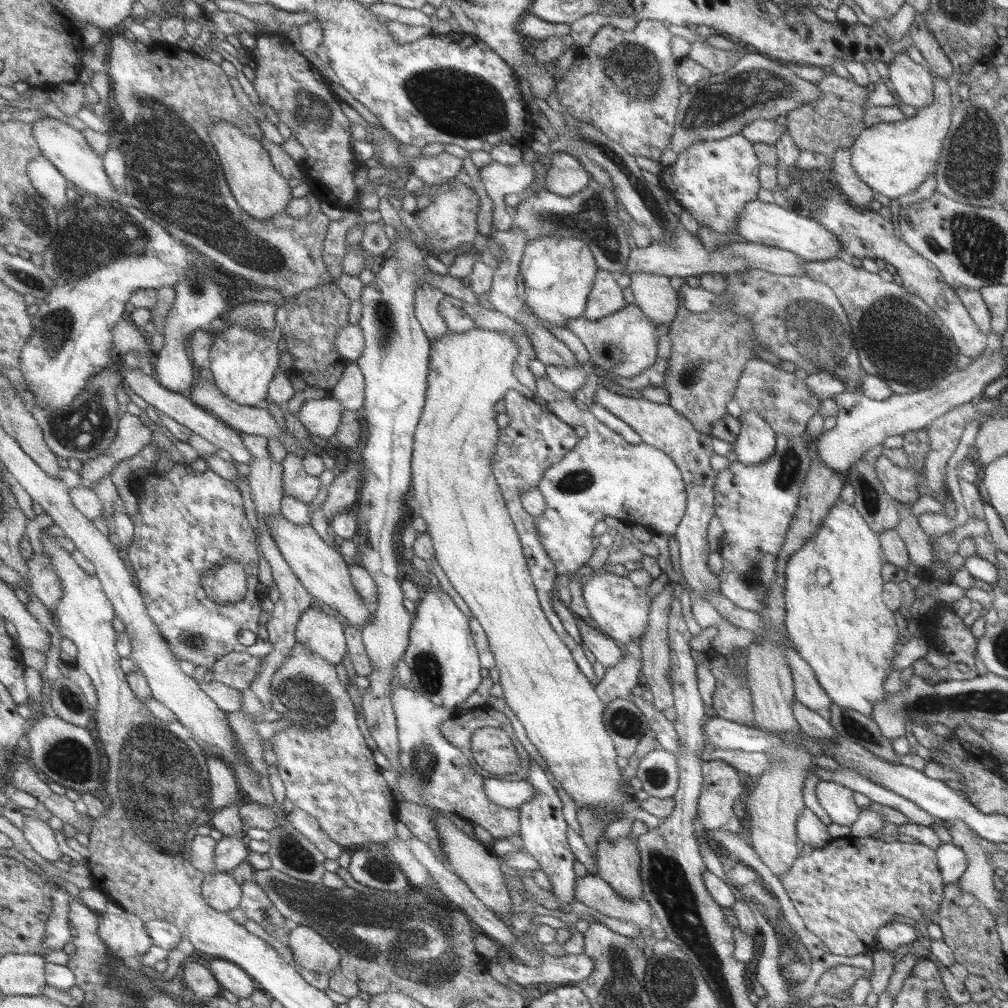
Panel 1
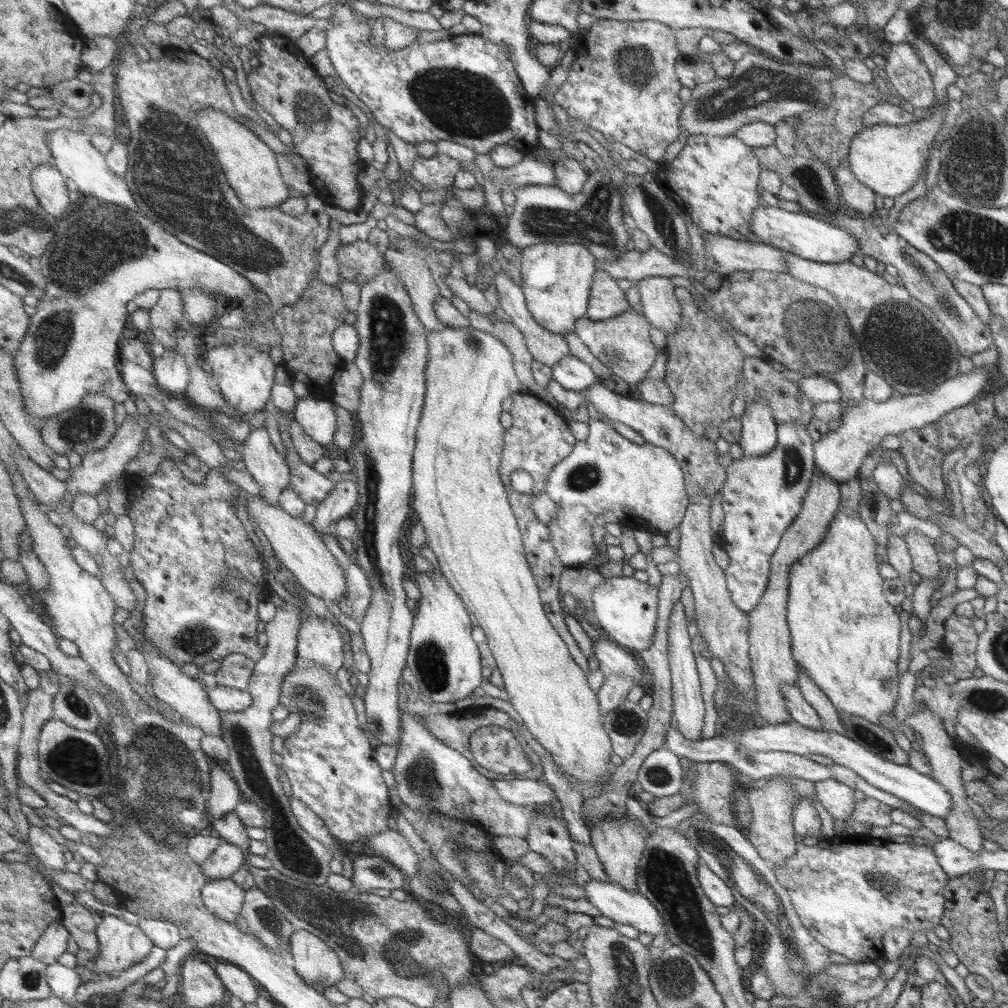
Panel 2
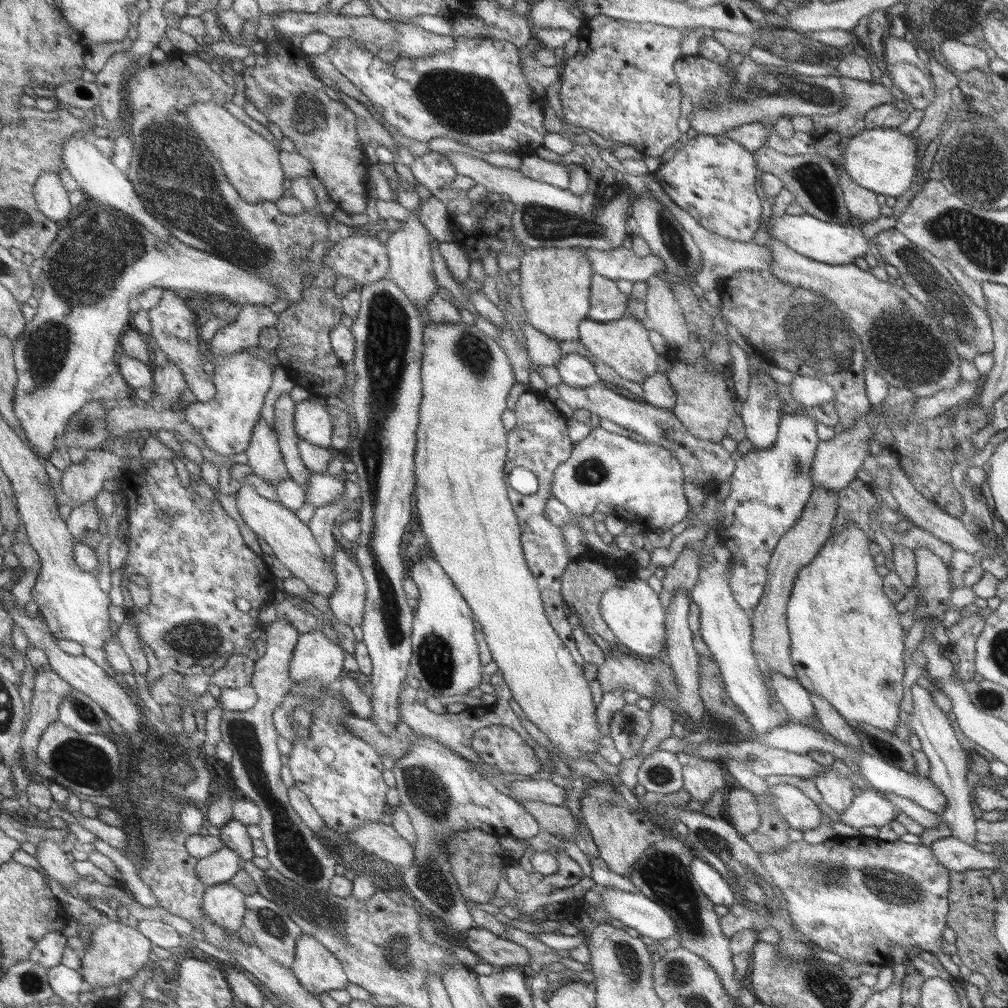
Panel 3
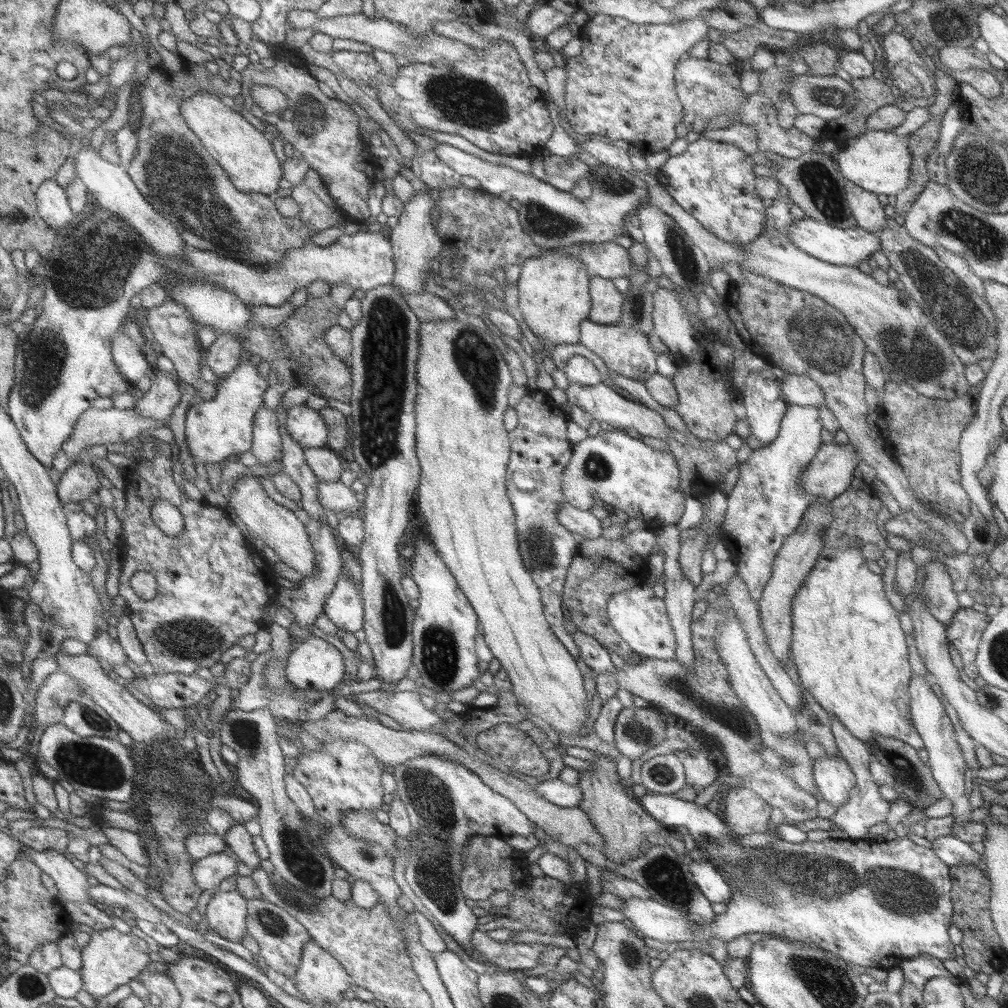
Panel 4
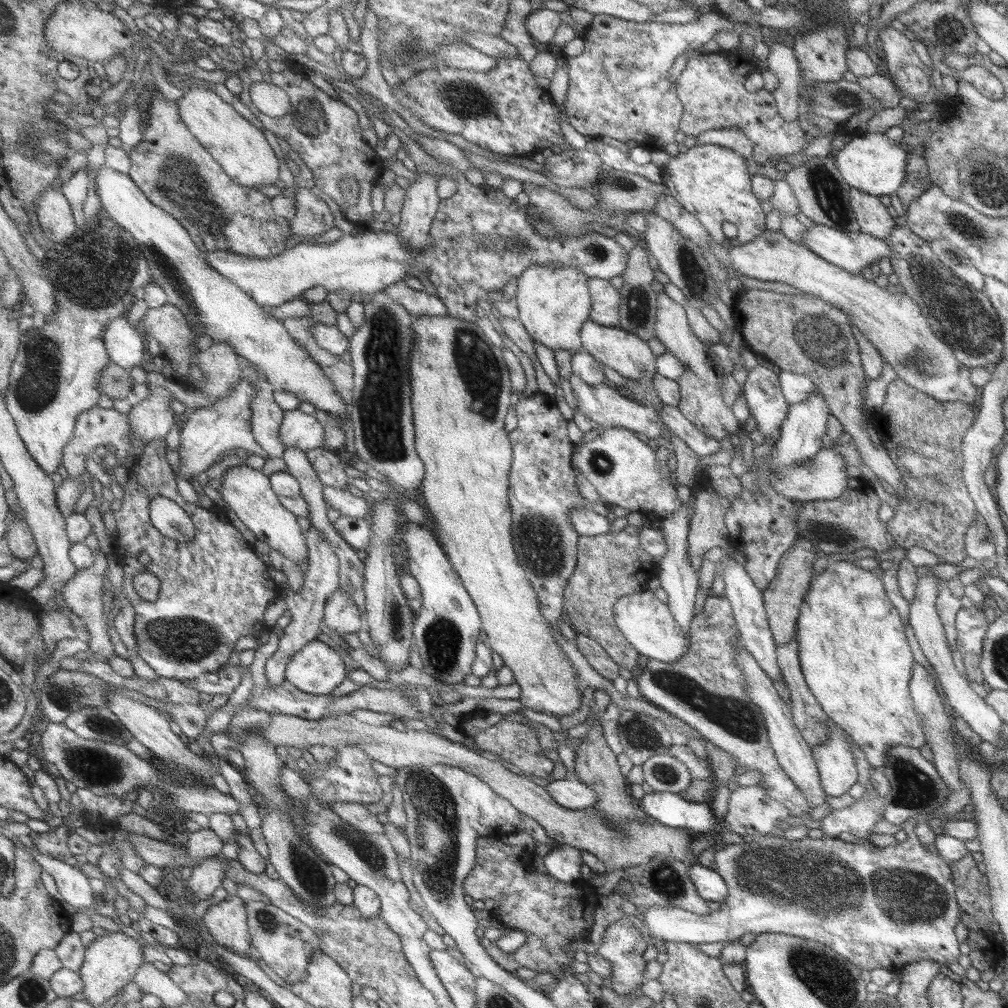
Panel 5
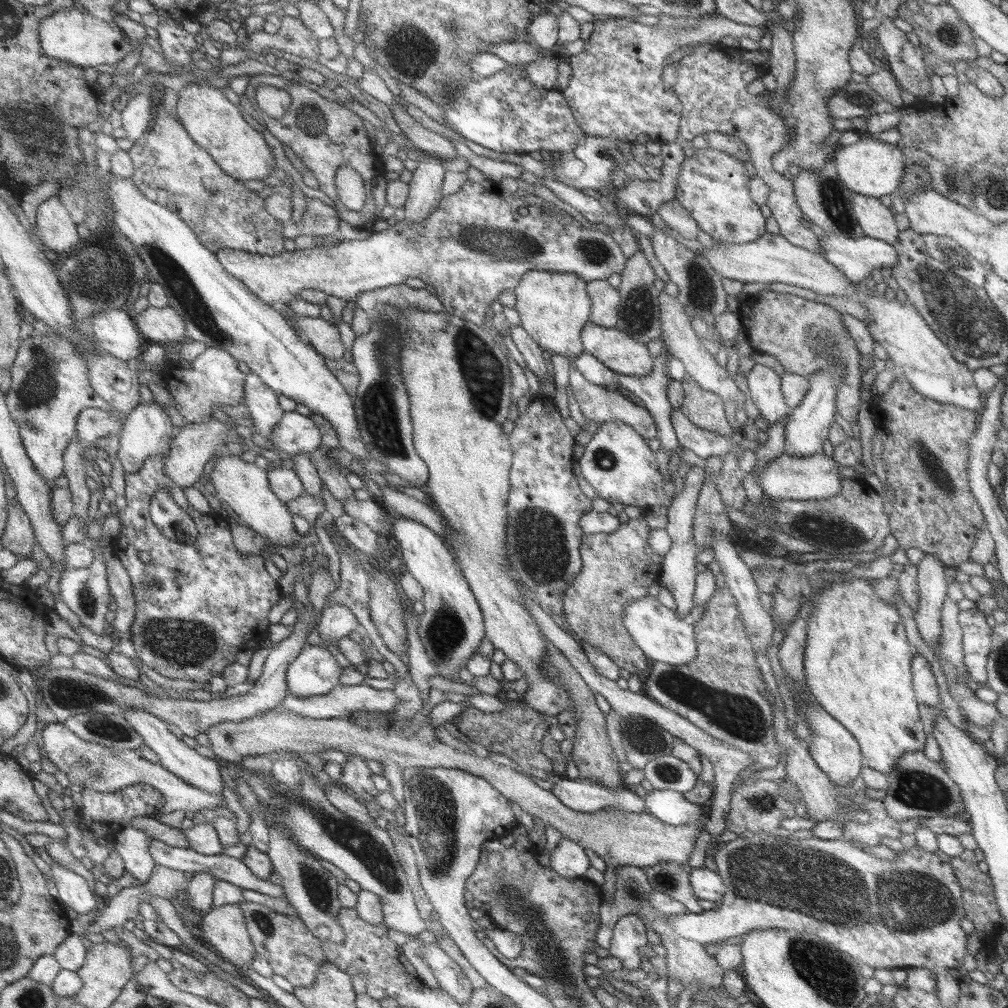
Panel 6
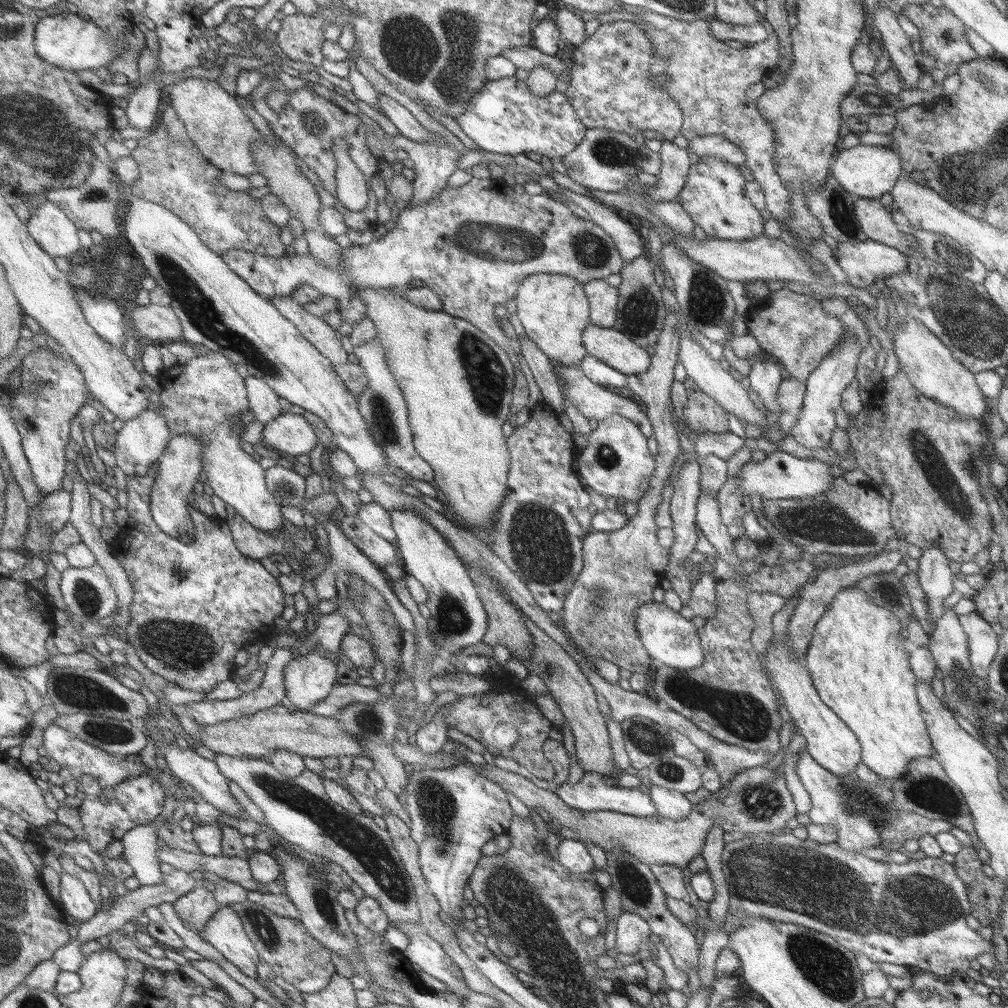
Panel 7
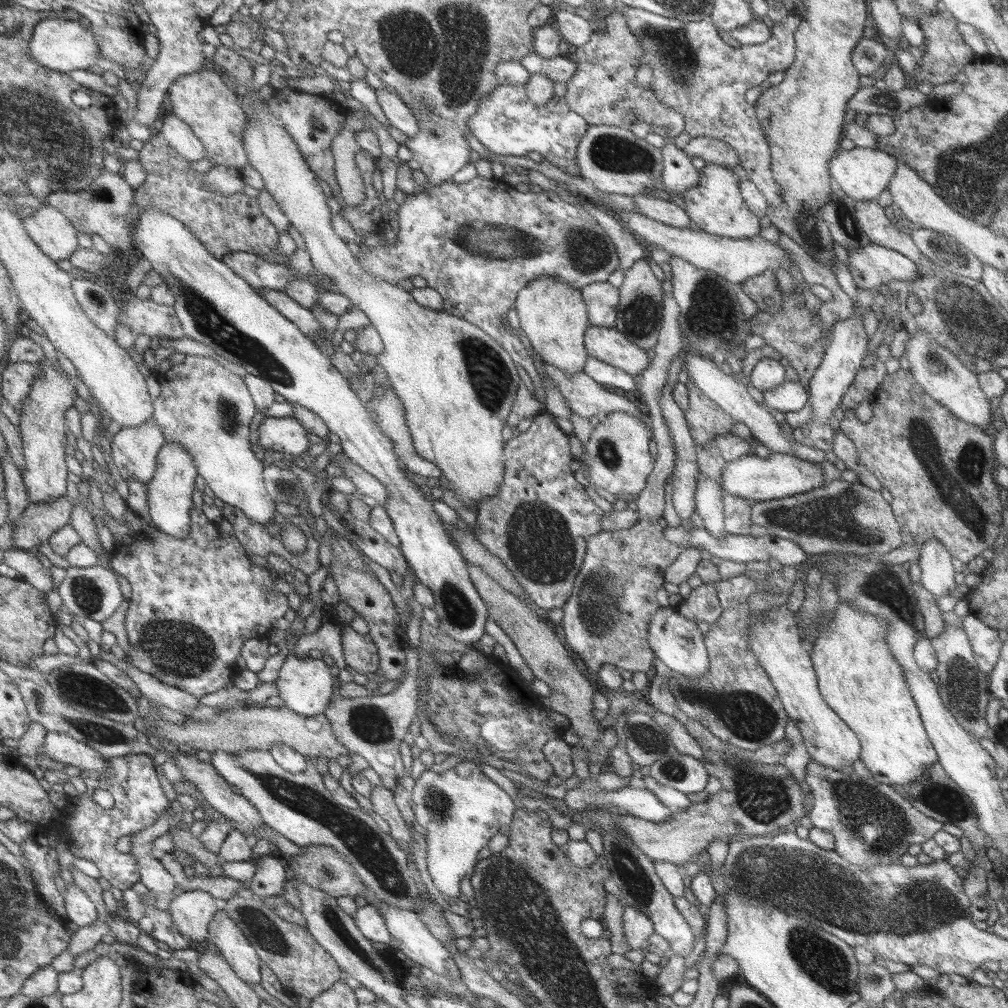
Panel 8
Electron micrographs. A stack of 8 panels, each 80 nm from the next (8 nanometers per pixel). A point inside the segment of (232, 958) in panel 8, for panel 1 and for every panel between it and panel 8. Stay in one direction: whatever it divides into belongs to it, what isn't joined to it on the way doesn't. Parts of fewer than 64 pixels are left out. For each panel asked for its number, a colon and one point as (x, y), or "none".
1: (223, 892)
2: (224, 898)
3: (225, 904)
4: (227, 914)
5: (227, 923)
6: (226, 929)
7: (225, 932)

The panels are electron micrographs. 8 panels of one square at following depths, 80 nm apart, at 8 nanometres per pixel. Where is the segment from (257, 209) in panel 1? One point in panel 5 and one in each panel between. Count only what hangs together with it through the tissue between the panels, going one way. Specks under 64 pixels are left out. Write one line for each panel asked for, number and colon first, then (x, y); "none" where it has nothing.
2: (253, 170)
3: (252, 164)
4: (237, 142)
5: (248, 154)

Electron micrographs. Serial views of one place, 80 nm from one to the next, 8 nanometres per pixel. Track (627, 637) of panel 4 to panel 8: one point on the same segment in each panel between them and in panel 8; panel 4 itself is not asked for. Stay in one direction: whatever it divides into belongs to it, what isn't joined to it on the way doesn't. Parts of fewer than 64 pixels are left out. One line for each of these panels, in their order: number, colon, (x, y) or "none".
5: (646, 623)
6: (660, 633)
7: (670, 640)
8: (675, 641)

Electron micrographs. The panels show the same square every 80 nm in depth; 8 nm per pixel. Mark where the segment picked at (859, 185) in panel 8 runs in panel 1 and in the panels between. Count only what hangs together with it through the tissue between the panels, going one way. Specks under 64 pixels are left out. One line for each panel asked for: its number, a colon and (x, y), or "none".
1: (892, 158)
2: (886, 159)
3: (882, 160)
4: (877, 161)
5: (872, 164)
6: (869, 167)
7: (867, 172)

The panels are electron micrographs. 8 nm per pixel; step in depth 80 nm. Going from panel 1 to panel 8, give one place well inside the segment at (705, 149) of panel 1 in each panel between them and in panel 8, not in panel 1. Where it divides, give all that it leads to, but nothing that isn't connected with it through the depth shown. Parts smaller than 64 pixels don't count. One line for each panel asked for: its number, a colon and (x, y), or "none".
2: (714, 180)
3: (712, 178)
4: (713, 181)
5: (712, 183)
6: (712, 187)
7: (712, 195)
8: (716, 207)

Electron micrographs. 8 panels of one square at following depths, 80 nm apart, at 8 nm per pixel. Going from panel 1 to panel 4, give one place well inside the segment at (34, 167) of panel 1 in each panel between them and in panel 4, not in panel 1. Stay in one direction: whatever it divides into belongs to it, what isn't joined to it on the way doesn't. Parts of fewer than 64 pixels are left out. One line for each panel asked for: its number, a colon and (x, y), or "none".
2: (49, 185)
3: (52, 199)
4: (53, 205)

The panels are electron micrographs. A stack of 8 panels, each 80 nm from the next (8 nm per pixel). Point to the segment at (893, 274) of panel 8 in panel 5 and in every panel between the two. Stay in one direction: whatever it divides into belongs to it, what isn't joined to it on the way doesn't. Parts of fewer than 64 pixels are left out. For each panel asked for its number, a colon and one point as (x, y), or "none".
5: (850, 251)
6: (855, 258)
7: (864, 262)

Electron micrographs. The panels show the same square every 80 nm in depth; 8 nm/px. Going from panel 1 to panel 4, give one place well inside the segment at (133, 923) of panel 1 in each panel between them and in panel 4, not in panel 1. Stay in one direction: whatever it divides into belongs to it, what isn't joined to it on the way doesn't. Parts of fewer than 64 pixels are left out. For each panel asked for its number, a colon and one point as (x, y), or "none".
2: (122, 946)
3: (117, 952)
4: (111, 959)

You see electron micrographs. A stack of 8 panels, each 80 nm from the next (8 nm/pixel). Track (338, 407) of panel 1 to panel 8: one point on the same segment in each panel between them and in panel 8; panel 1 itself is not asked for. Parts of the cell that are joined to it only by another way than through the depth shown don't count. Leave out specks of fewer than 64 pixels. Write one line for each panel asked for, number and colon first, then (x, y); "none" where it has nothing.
2: (318, 418)
3: (314, 424)
4: (307, 427)
5: (303, 431)
6: (297, 434)
7: (292, 434)
8: (288, 435)

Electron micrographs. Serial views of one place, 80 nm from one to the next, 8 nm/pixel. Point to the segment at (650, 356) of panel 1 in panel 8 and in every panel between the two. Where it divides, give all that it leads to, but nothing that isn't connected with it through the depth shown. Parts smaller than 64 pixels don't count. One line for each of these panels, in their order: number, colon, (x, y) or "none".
2: (621, 343)
3: (622, 344)
4: (624, 349)
5: (629, 356)
6: (613, 348)
7: (614, 349)
8: (605, 344)

